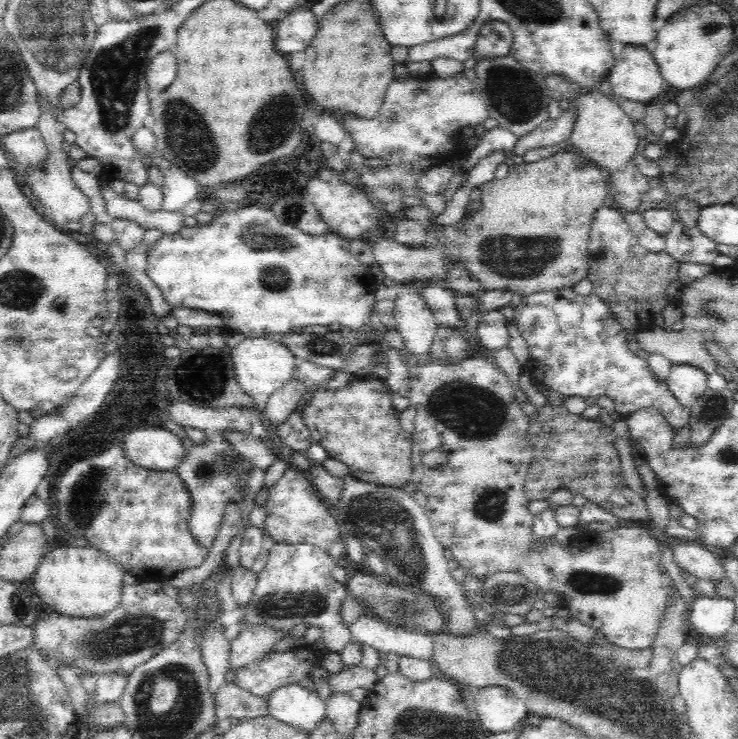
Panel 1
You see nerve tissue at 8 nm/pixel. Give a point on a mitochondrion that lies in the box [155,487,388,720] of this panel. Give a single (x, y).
(309, 602)

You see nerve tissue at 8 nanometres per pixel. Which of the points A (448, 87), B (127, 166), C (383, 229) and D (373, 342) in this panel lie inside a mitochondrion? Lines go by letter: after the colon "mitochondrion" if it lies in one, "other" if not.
A: other
B: other
C: other
D: other

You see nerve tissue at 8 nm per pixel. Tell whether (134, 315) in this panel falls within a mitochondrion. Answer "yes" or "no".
no

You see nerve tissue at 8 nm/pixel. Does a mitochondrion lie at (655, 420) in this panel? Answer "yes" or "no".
no

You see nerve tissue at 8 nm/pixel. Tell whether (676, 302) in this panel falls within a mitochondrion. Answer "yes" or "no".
no

